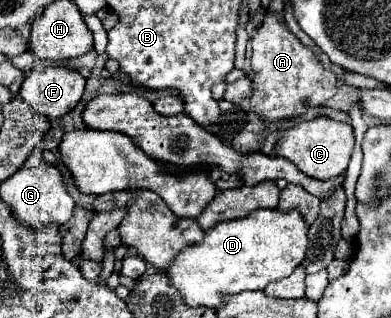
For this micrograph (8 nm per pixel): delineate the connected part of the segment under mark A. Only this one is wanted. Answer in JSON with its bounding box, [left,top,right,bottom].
[250,16,338,124]

